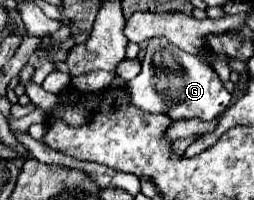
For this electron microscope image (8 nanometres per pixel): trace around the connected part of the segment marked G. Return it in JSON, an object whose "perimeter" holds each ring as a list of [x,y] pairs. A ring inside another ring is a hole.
{"perimeter":[[[154,36],[146,42],[146,54],[142,62],[142,72],[130,80],[128,94],[134,106],[144,112],[164,112],[172,120],[198,116],[202,120],[214,120],[220,112],[226,110],[232,96],[224,88],[222,80],[214,70],[200,62],[198,56],[182,52],[174,44],[170,44],[164,36]]]}

